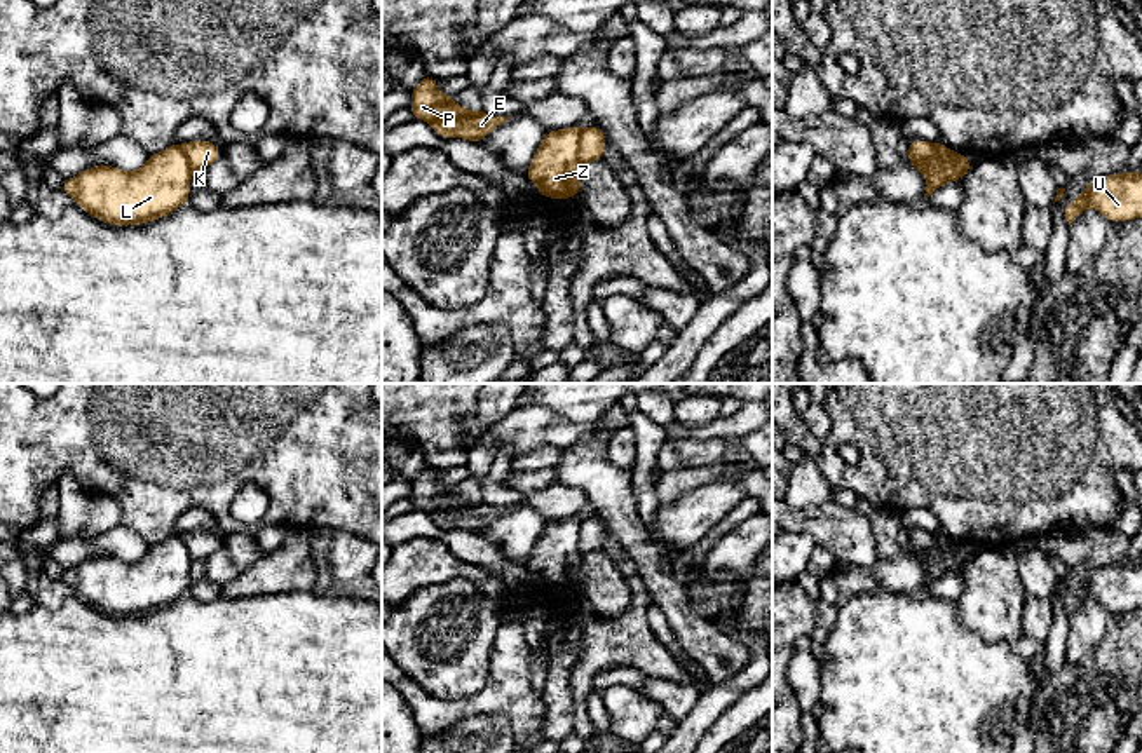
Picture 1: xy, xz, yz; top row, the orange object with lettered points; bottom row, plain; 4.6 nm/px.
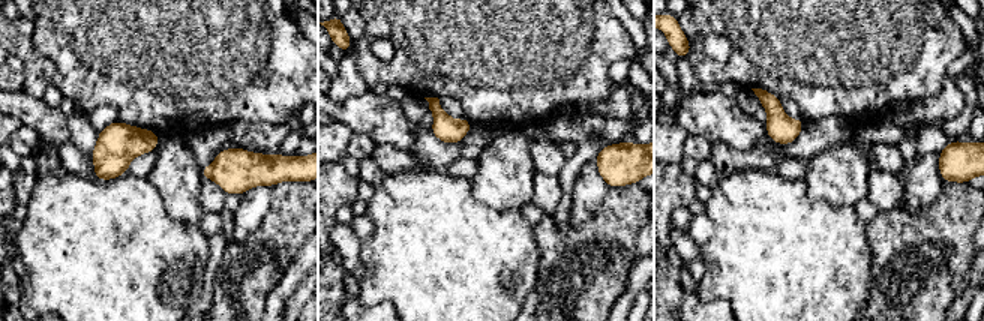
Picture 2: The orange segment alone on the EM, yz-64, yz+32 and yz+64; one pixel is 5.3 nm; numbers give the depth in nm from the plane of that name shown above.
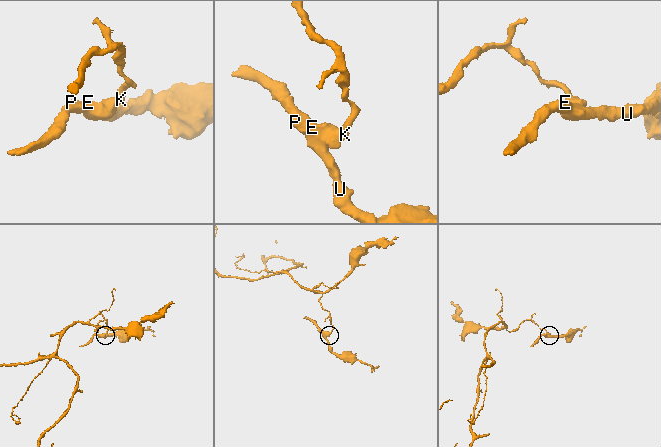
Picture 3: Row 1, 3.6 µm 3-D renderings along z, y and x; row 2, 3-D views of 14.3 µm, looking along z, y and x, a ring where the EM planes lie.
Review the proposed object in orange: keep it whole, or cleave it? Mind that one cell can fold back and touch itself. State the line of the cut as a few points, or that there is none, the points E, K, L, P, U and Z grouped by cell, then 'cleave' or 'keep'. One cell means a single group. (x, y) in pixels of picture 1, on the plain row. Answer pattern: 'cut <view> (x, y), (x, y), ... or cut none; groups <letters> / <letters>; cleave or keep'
cut yz (951, 541), (935, 553), (909, 551); groups E L P U Z / K; cleave

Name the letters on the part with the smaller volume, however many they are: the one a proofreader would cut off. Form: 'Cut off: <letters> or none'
Cut off: E, L, P, U, Z

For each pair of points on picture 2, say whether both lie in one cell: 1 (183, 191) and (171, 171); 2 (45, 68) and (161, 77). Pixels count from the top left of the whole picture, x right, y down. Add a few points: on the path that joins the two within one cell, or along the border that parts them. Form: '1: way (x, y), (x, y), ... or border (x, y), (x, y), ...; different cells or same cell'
1: way (179, 186), (176, 176); same cell
2: border (51, 60), (54, 65), (53, 83); different cells

